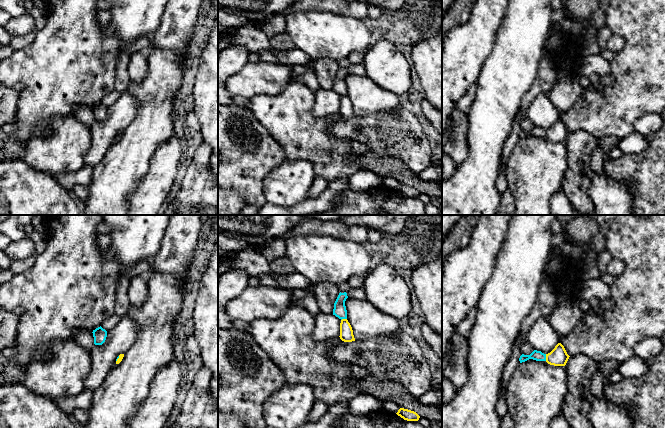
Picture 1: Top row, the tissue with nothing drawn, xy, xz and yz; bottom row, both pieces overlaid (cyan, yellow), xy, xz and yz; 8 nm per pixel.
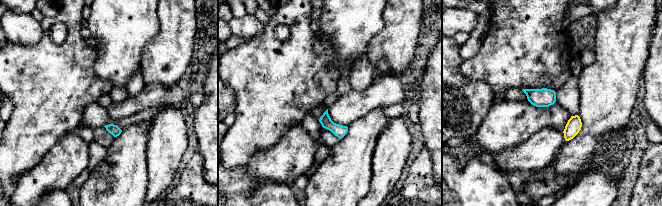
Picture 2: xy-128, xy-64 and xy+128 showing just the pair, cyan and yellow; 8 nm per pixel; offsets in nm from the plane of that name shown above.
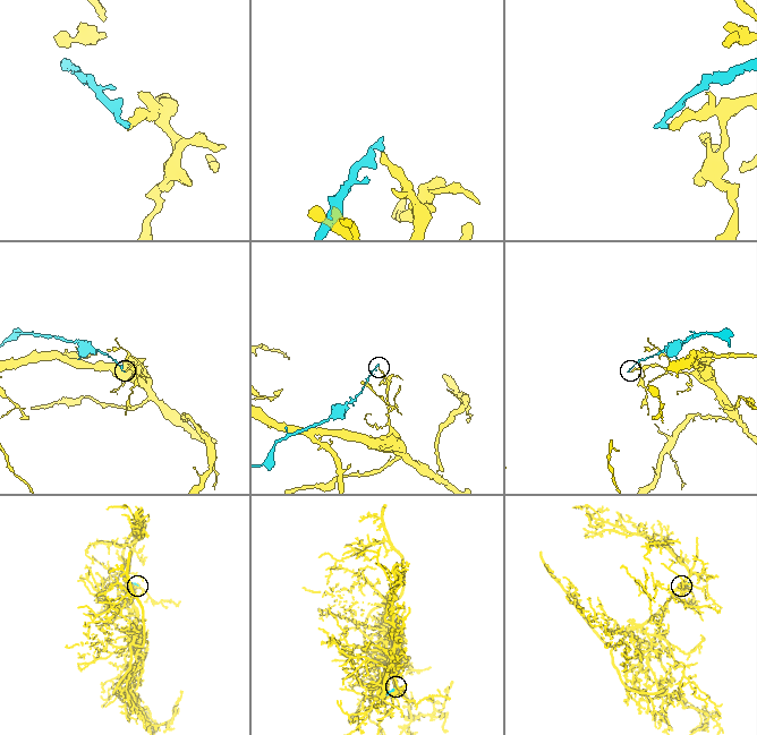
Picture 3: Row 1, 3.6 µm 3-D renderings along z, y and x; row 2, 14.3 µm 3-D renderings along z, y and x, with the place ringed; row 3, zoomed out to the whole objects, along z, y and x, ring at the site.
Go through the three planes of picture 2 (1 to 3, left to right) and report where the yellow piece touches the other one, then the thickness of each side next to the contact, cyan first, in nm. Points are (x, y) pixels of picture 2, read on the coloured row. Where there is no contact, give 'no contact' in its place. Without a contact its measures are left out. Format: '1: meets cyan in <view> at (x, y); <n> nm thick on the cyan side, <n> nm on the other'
1: no contact
2: no contact
3: no contact

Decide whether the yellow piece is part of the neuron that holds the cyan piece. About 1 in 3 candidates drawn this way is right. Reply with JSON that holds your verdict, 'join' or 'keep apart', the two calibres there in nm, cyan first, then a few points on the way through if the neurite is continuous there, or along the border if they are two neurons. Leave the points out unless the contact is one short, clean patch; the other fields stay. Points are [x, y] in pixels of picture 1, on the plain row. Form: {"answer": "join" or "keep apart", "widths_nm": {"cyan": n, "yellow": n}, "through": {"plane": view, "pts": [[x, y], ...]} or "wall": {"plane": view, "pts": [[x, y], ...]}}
{"answer": "keep apart", "widths_nm": {"cyan": 80, "yellow": 150}, "wall": {"plane": "yz", "pts": [[545, 130], [546, 136]]}}

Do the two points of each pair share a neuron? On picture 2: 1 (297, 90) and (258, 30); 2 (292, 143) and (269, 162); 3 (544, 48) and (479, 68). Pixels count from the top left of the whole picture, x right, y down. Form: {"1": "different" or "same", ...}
{"1": "different", "2": "same", "3": "same"}

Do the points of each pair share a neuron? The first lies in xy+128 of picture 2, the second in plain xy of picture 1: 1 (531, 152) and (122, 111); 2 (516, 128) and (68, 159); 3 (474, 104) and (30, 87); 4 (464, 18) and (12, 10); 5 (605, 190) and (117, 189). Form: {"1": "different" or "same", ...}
{"1": "same", "2": "same", "3": "different", "4": "different", "5": "different"}

